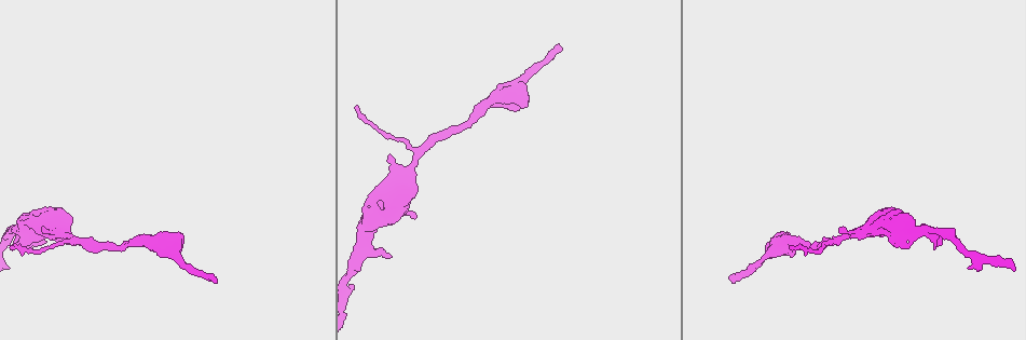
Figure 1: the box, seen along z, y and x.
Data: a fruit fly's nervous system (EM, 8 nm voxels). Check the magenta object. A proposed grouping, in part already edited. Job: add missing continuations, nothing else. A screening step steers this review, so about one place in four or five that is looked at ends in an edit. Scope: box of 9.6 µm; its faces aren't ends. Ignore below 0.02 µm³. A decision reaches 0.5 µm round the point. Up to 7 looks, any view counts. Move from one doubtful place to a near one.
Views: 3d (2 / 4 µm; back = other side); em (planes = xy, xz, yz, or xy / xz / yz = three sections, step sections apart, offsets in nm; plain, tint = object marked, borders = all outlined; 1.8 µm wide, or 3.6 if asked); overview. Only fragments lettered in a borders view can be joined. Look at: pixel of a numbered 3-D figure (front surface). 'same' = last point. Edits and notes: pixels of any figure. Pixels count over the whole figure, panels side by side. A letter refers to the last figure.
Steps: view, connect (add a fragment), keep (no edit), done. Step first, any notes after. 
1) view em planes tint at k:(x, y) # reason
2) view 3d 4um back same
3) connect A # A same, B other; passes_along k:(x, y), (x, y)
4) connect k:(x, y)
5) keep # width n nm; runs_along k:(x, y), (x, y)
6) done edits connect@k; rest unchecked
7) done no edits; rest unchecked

view 3d 2um at 1:(156, 246) # abrupt turn

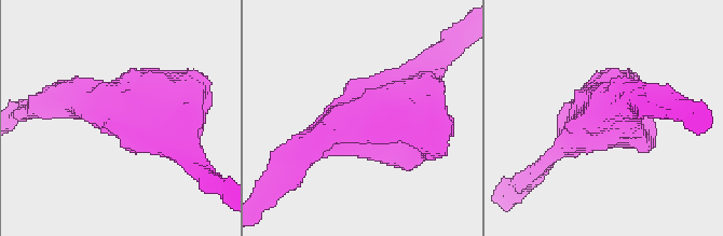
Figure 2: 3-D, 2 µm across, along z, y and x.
view em yz step 4 tint at 2:(596, 113)

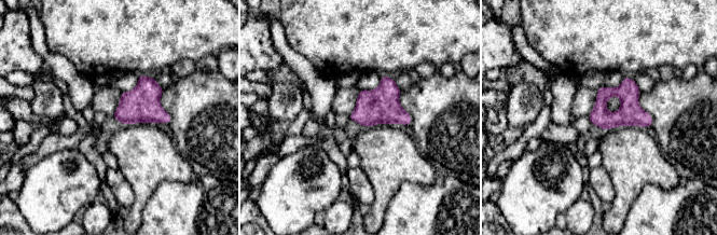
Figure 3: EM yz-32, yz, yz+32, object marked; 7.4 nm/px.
view em yz step 4 borders same

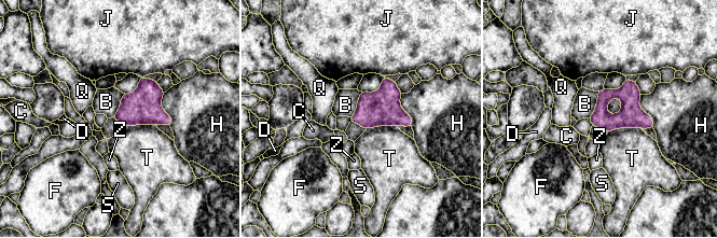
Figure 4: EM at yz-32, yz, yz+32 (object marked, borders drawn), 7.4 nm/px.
keep # B other, C other, D other, F other, H other, J other, Q other, S other, T other, Z other; border 4:(361, 92), (357, 109), (349, 116); none of them fits

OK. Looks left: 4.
view 3d 2um at 1:(215, 283) # thin end

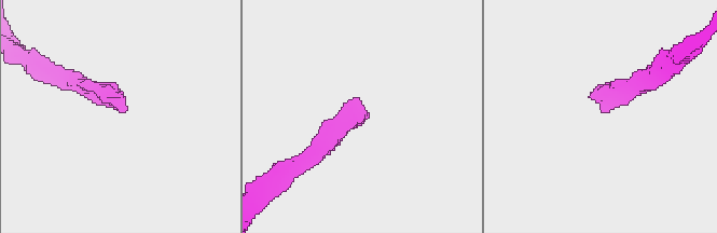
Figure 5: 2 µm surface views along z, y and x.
view em 3.6um planes tint at 5:(602, 109) # now the EM

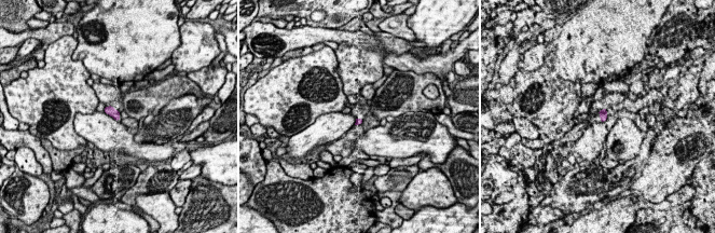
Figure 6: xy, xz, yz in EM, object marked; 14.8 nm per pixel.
view em 3.6um planes borders same

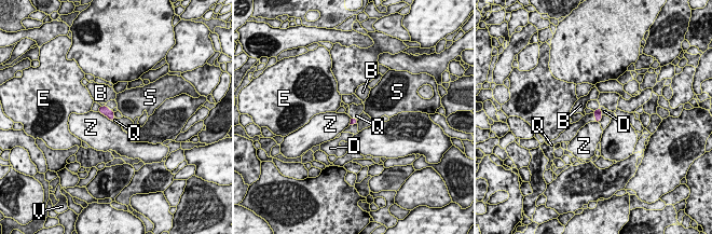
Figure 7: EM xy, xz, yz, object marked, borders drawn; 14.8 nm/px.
connect Q # B other, D other, E other, Q same, S other, V other, Z other; it goes on there

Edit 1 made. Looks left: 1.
view em planes borders at 1:(841, 230)

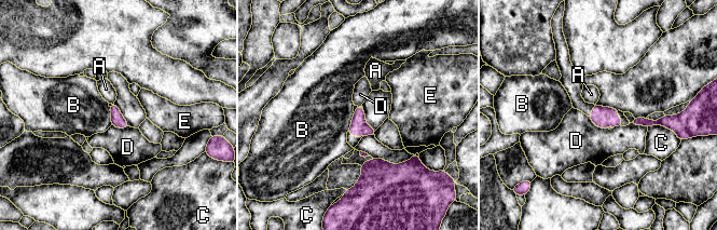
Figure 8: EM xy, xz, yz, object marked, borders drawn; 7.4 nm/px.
keep # A other, B other, C other, D other, E other; border 8:(354, 112), (352, 123), (347, 130); none of them fits

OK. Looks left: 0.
done edits connect@7; rest unchecked

